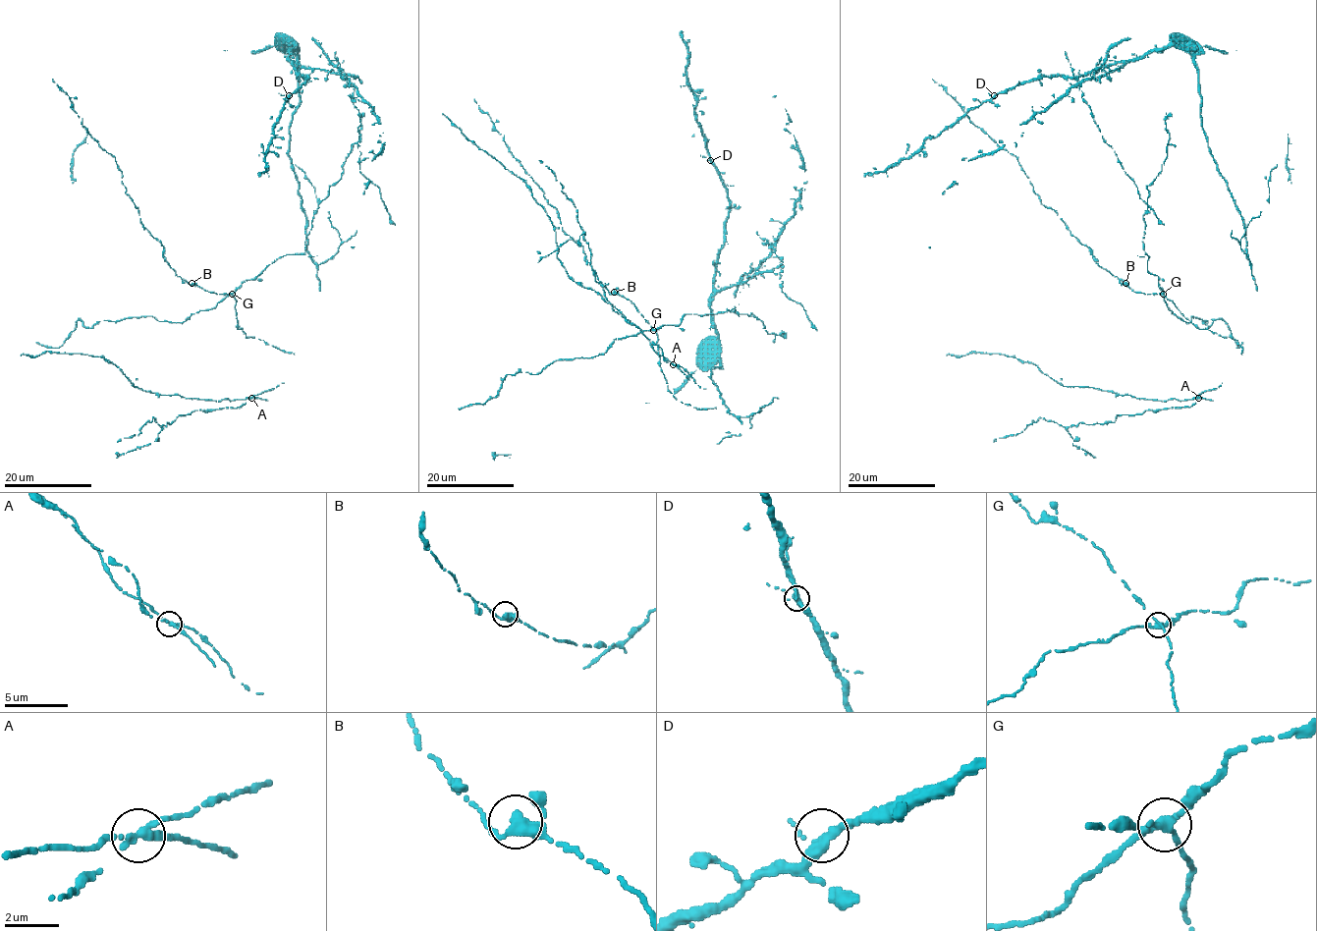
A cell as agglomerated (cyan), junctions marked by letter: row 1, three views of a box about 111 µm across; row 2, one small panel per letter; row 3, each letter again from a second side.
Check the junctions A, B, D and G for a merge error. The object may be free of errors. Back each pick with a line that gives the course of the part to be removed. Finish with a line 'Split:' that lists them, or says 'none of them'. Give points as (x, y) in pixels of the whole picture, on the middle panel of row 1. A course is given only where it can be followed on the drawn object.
G: (653, 329), (679, 325), (686, 314), (736, 309), (752, 314), (768, 334), (782, 336), (783, 331), (784, 338)
Split: G

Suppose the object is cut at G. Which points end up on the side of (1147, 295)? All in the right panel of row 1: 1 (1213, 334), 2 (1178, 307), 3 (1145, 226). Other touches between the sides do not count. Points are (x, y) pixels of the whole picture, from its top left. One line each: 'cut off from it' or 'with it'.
1: with it
2: with it
3: cut off from it

